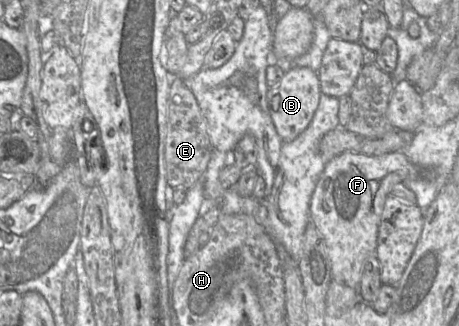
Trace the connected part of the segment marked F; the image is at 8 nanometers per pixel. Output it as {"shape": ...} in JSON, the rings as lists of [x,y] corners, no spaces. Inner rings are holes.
{"shape":[[[344,152],[326,163],[311,197],[310,216],[324,238],[332,279],[358,288],[364,262],[376,255],[381,214],[391,189],[395,184],[416,176],[431,177],[432,173],[418,169],[404,152],[380,156]]]}

